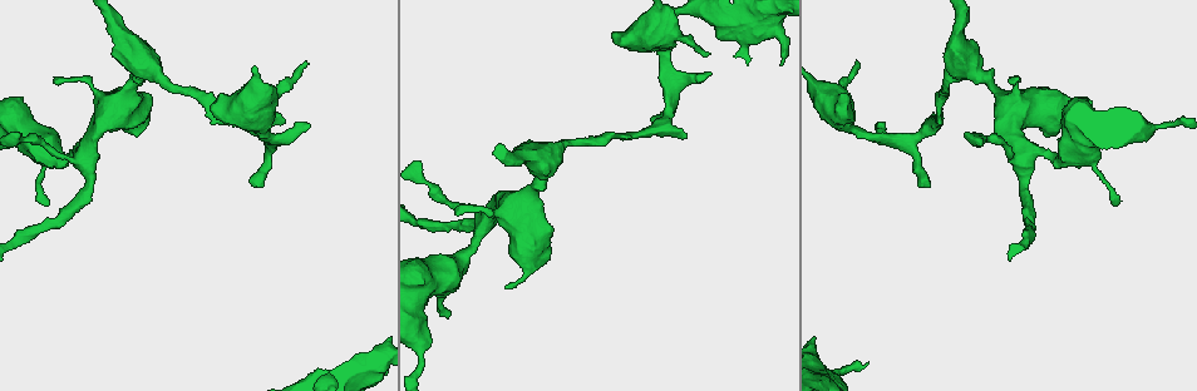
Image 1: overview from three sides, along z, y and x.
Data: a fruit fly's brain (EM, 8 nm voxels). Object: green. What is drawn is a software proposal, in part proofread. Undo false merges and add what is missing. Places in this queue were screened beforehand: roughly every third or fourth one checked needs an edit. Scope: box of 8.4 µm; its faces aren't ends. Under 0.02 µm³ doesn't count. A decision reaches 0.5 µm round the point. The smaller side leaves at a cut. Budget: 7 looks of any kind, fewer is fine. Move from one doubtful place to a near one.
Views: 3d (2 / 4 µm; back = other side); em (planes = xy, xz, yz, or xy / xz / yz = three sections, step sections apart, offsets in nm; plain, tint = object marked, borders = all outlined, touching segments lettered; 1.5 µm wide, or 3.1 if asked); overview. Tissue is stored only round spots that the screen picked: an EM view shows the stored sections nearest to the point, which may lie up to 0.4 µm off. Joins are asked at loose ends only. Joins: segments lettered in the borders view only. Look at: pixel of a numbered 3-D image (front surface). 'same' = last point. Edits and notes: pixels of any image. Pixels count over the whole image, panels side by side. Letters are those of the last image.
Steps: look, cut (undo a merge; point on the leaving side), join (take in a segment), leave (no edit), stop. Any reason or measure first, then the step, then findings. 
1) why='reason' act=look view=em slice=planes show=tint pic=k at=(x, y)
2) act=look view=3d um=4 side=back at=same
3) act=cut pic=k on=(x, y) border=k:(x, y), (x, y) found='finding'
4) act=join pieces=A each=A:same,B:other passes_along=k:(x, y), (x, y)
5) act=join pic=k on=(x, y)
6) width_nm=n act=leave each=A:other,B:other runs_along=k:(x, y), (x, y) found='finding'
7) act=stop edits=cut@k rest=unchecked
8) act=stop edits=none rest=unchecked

why='calibre changes' act=look view=em slice=xy step=4 show=tint pic=1 at=(1011, 115)

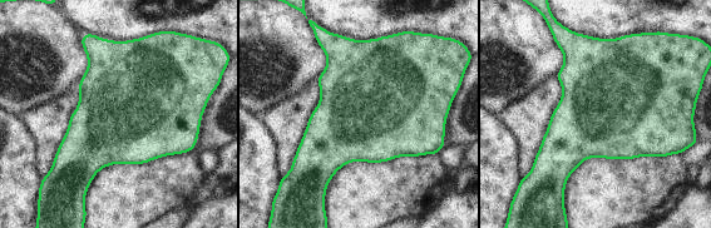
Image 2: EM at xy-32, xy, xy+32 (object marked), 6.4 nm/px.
why='another direction' act=look view=em slice=planes show=borders at=same

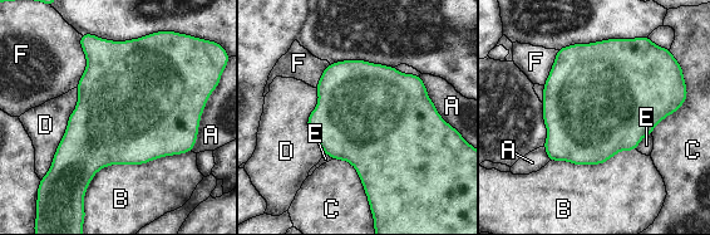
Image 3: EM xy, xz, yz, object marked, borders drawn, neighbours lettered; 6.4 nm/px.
width_nm=650 act=leave each=A:other,B:other,C:other,D:other,E:other,F:other border=3:(80, 35), (87, 65), (77, 88) found='continuous, no second cell'

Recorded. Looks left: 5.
why='an open end' act=look view=em slice=xz step=4 show=borders pic=1 at=(257, 184)

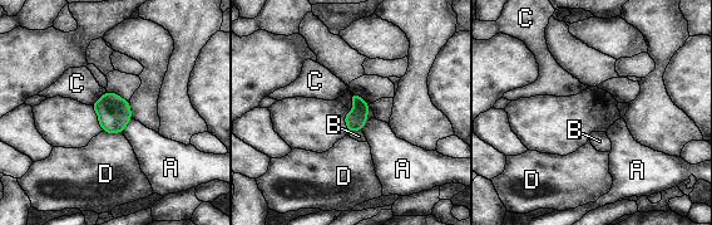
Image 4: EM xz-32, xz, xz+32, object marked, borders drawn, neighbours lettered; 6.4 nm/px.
act=look view=em slice=planes show=borders at=same

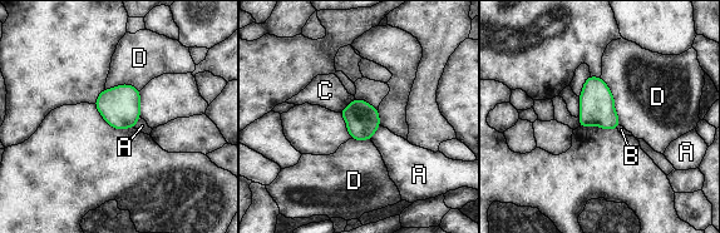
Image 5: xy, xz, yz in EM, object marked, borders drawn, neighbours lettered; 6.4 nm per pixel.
width_nm=220 act=leave each=A:other,B:other,C:other,D:other border=5:(380, 125), (370, 139) found='none of them fits'

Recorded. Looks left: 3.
why='free end' act=look view=3d um=2 pic=1 at=(711, 73)

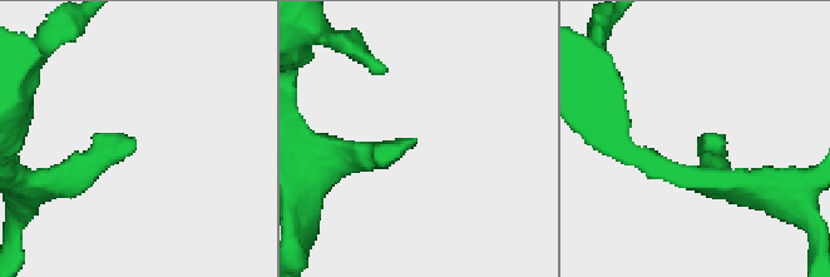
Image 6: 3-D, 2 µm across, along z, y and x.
act=look view=em slice=yz step=8 show=borders pic=6 at=(702, 148)

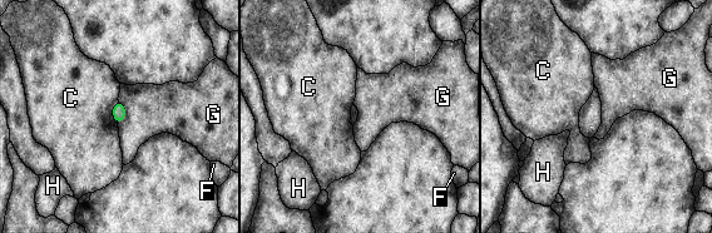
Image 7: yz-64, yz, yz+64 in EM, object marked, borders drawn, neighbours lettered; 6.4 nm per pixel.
longest_contact=G:170nm act=leave each=C:other,F:other,G:other,H:other border=7:(118, 100), (113, 105), (117, 124) found='no lettered segment goes on from it'

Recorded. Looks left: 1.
act=stop edits=none rest=unchecked

